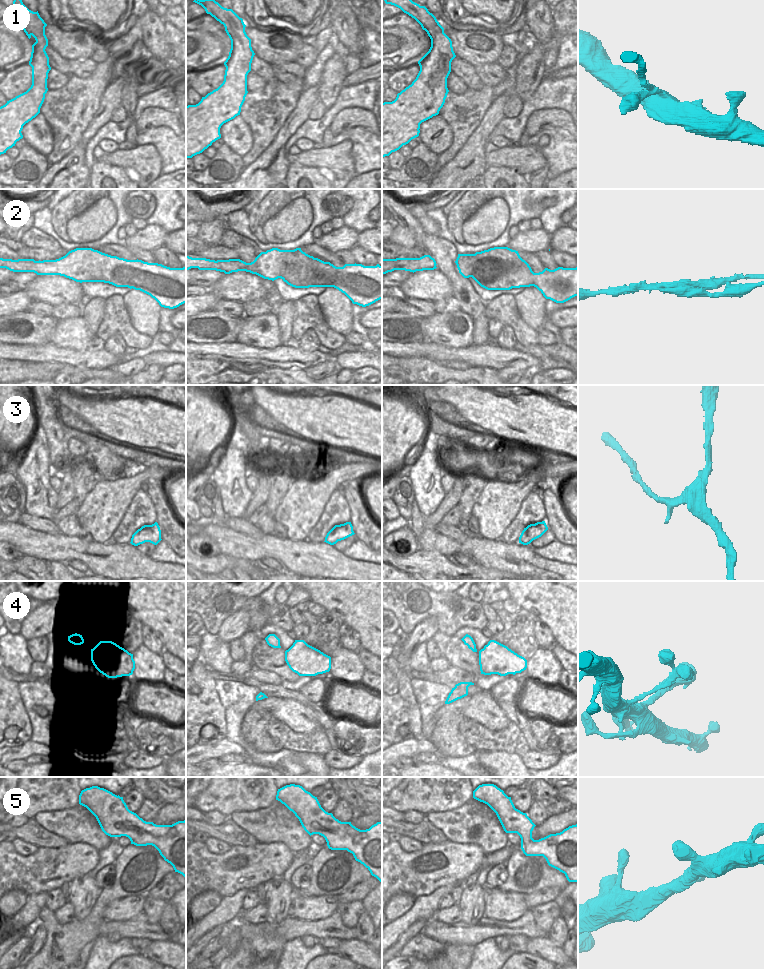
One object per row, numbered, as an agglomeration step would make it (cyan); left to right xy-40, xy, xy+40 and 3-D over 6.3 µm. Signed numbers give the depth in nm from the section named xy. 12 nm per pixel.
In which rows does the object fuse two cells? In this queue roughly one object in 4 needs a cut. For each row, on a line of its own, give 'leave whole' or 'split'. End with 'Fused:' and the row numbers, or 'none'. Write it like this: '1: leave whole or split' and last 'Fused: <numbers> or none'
1: split
2: split
3: leave whole
4: leave whole
5: leave whole
Fused: 1, 2

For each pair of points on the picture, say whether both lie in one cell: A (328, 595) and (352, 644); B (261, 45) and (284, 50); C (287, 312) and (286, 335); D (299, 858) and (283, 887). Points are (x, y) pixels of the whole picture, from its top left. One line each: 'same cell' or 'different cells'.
A: different cells
B: same cell
C: same cell
D: different cells

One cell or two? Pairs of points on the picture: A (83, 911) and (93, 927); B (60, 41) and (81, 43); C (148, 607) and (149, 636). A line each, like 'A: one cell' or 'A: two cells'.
A: two cells
B: one cell
C: two cells

